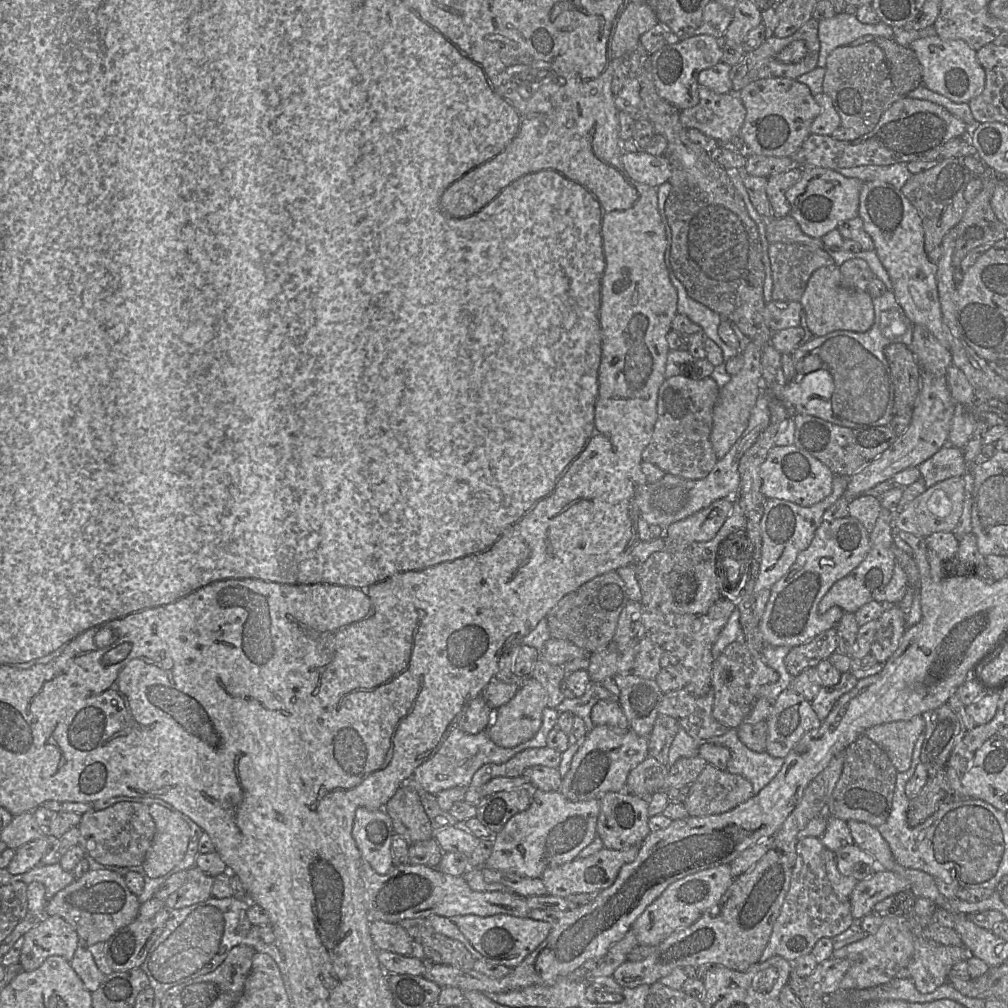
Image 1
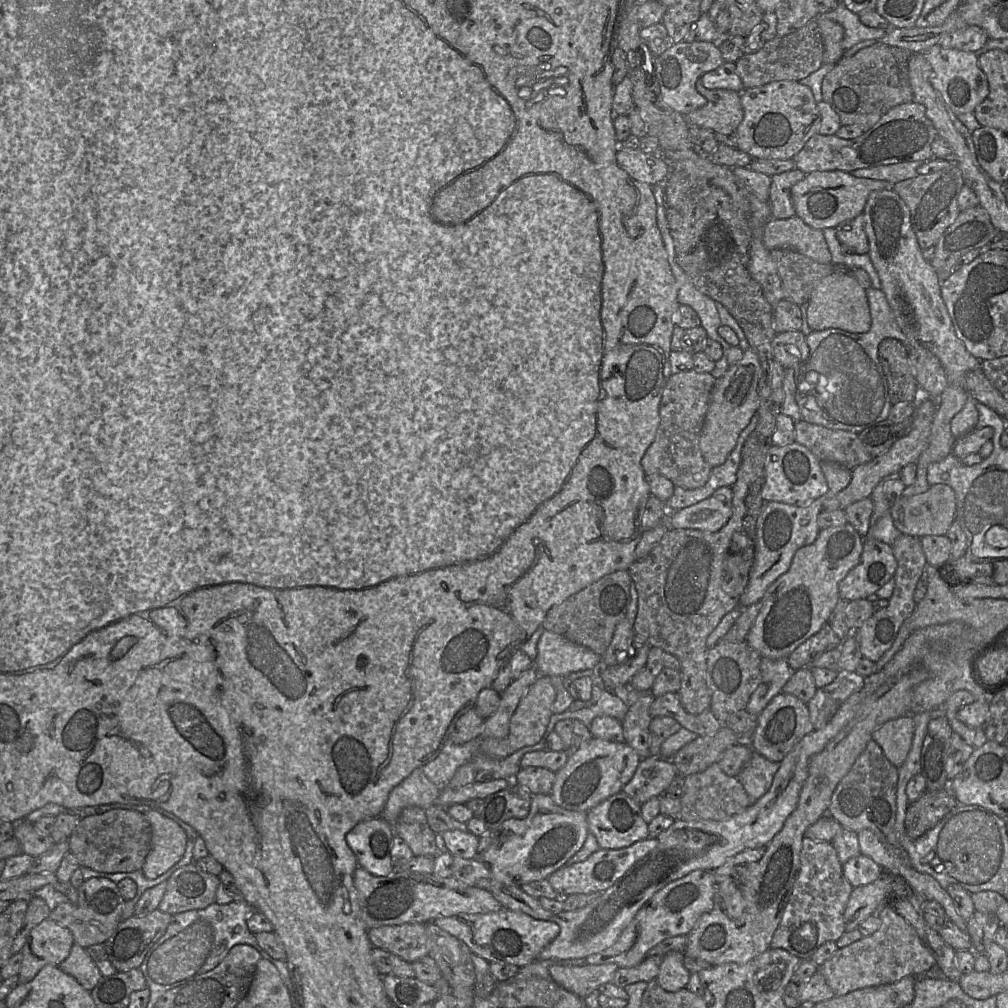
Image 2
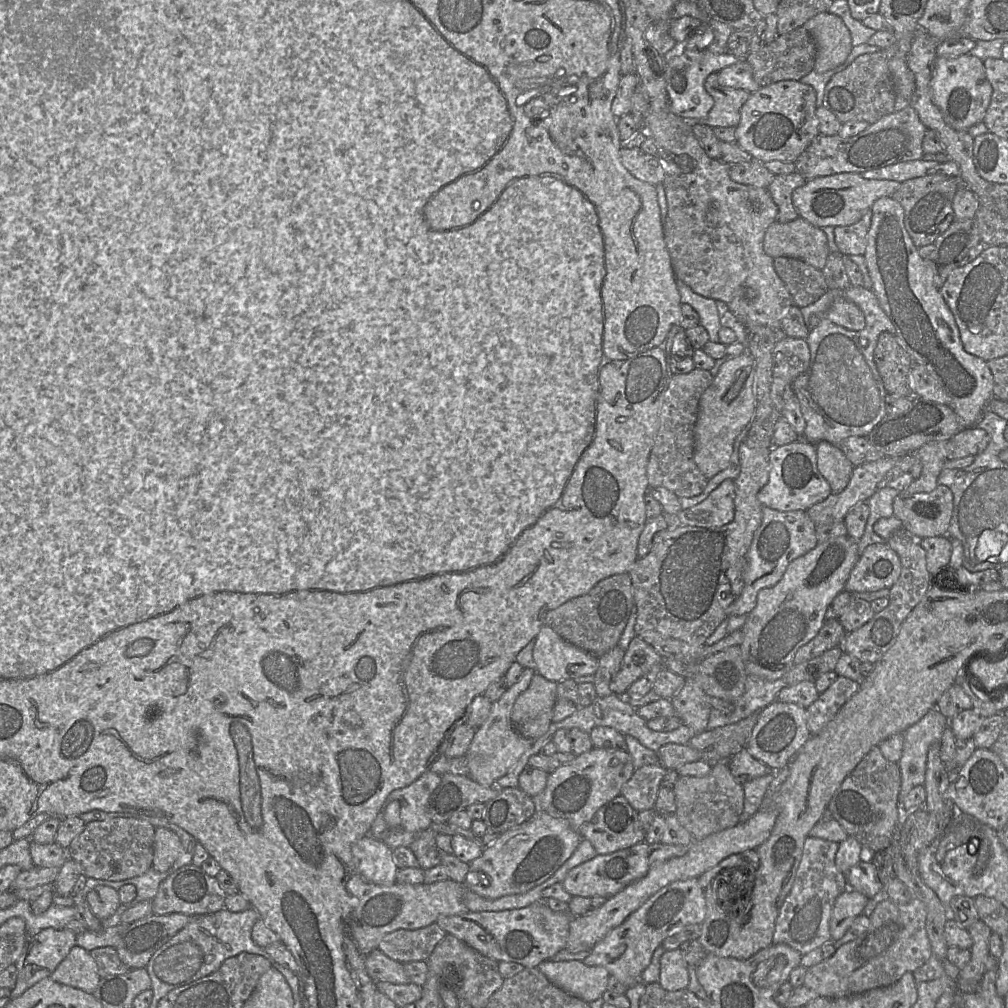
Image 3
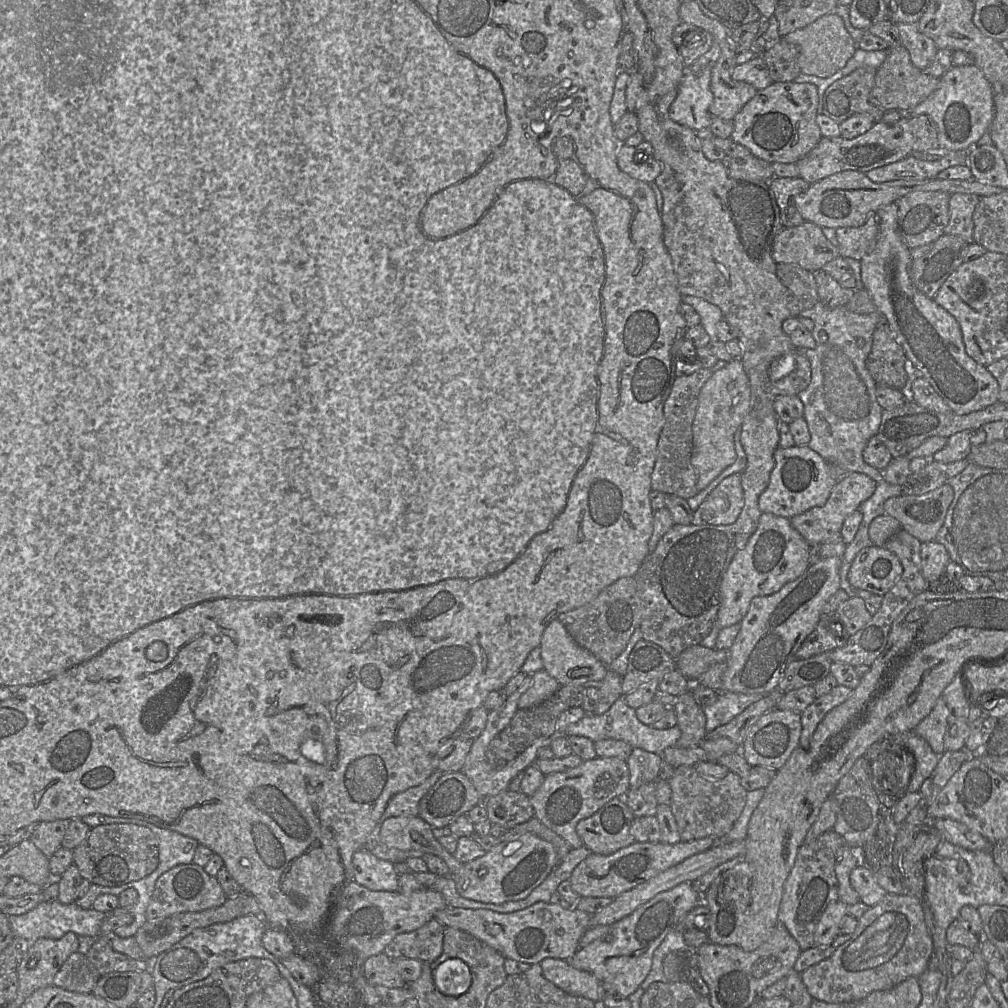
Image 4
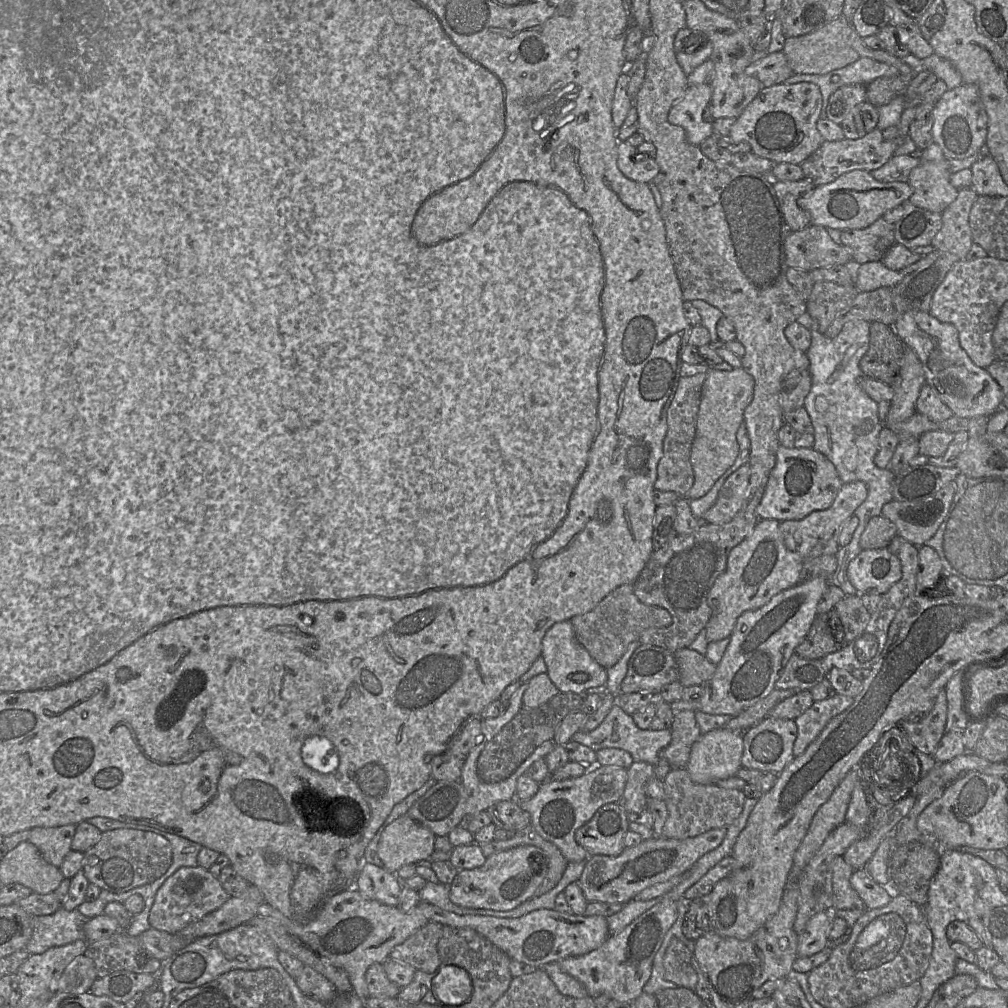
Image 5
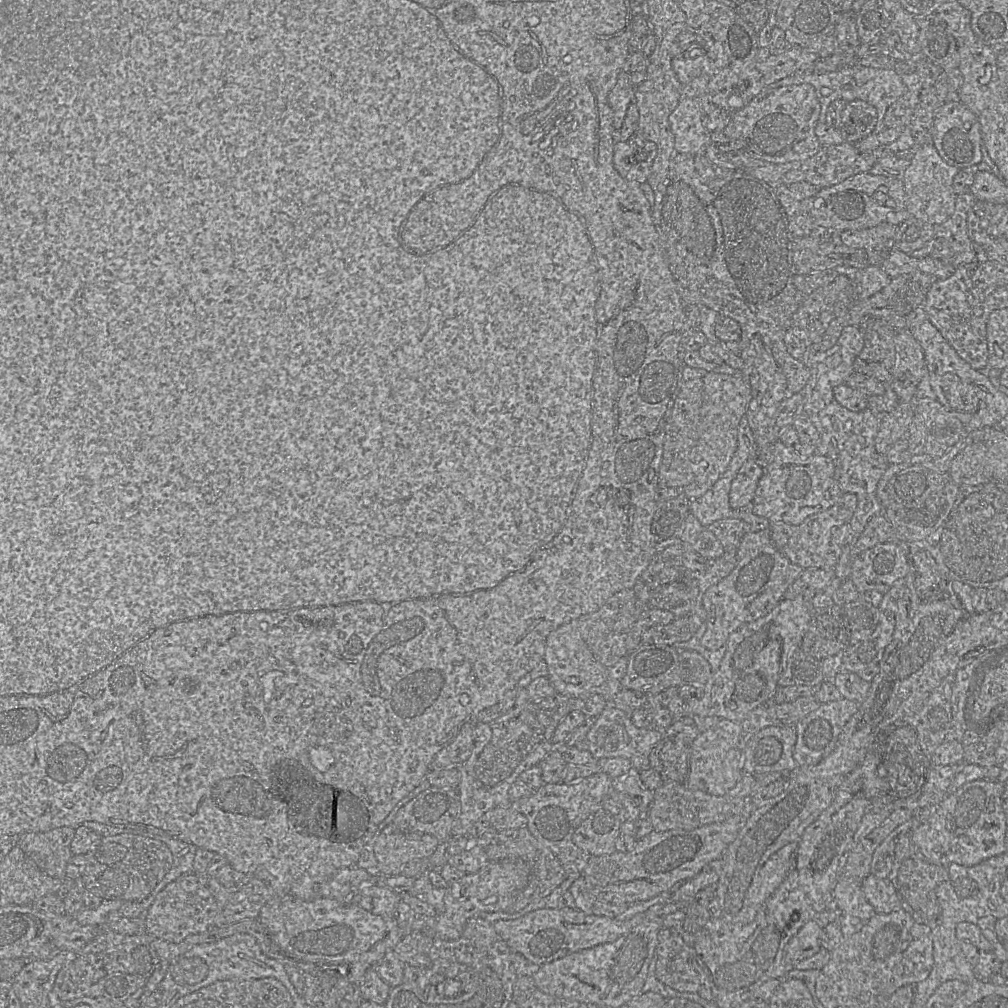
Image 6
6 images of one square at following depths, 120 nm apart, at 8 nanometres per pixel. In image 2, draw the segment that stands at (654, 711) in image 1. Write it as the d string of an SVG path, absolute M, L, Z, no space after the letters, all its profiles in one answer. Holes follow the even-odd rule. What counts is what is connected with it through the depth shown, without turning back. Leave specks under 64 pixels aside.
M640 692L638 699L628 706L622 720L625 742L641 759L651 756L649 749L649 725L652 720L650 707L655 697L649 692Z

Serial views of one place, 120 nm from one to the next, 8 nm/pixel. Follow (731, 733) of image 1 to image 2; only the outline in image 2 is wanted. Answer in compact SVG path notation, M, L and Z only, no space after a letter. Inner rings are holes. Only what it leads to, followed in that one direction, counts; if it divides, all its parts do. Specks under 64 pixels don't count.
M753 751L749 762L737 775L748 794L750 804L755 803L769 790L779 766L778 762L770 761Z

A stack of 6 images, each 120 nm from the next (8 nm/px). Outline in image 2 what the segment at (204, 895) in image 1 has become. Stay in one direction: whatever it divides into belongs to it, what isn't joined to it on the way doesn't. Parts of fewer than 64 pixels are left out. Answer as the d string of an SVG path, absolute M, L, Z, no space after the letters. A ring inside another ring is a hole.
M191 863L175 871L166 882L166 891L158 909L171 915L204 909L215 903L217 888L221 884L218 876L203 871L196 863Z

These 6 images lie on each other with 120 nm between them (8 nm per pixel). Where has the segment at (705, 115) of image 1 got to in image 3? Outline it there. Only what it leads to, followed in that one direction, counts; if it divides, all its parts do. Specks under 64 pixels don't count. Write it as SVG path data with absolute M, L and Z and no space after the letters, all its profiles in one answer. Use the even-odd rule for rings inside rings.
M711 73L704 86L714 100L714 105L704 122L712 128L736 128L740 122L741 108L751 93L743 89L720 85L717 73Z

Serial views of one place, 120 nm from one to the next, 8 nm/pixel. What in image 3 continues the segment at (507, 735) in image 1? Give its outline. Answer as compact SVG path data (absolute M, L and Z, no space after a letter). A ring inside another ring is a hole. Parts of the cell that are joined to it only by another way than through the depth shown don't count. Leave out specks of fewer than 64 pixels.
M536 672L528 688L515 700L511 712L514 729L526 739L540 738L552 723L557 699L557 682L547 680Z

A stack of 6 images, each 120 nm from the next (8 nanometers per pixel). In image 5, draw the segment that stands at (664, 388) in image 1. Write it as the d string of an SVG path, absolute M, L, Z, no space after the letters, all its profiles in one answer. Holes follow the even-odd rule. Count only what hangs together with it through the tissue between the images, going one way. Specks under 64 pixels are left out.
M707 373L680 377L677 390L667 411L667 432L663 440L663 455L657 465L654 487L659 491L672 491L684 497L694 484L694 471L690 461L692 443L696 433L696 422Z

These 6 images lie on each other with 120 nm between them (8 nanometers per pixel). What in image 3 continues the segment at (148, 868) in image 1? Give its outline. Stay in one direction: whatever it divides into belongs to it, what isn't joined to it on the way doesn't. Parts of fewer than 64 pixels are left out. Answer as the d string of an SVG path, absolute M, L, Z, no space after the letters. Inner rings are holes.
M165 827L155 828L152 868L157 872L169 870L182 852L182 843L175 832Z

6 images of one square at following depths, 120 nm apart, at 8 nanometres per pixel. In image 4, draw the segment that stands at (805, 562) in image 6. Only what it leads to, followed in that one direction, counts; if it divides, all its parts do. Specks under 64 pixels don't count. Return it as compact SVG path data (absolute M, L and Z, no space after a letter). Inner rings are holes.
M859 472L846 473L838 480L830 493L827 502L821 507L813 507L790 519L793 528L809 545L831 542L841 537L841 529L845 519L860 505L870 498L876 490L876 482L868 475Z

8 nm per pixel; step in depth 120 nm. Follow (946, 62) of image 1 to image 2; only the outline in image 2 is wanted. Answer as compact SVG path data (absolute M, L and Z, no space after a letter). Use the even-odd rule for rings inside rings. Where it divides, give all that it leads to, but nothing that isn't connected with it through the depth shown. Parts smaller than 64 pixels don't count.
M936 44L926 50L924 55L931 65L931 84L956 115L974 112L975 108L988 96L989 83L979 66L977 53L946 49Z

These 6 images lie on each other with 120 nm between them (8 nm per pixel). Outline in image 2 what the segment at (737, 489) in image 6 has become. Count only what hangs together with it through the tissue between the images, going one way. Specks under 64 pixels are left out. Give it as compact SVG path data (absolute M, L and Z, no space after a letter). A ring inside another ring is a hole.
M718 488L709 498L692 506L668 512L665 519L671 529L719 531L732 515L732 488Z

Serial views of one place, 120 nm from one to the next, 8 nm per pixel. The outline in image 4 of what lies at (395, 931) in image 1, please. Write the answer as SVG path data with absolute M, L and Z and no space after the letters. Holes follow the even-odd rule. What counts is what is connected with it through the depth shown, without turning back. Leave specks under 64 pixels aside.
M433 918L415 931L398 934L383 953L391 960L433 962L443 951L444 929L445 926Z

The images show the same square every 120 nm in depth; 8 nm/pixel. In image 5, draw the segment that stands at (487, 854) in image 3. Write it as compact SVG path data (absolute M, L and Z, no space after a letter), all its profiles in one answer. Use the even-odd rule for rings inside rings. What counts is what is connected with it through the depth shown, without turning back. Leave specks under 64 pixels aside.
M523 845L494 853L477 868L459 870L450 885L450 900L461 907L508 911L534 897L548 870L547 856L536 846Z

